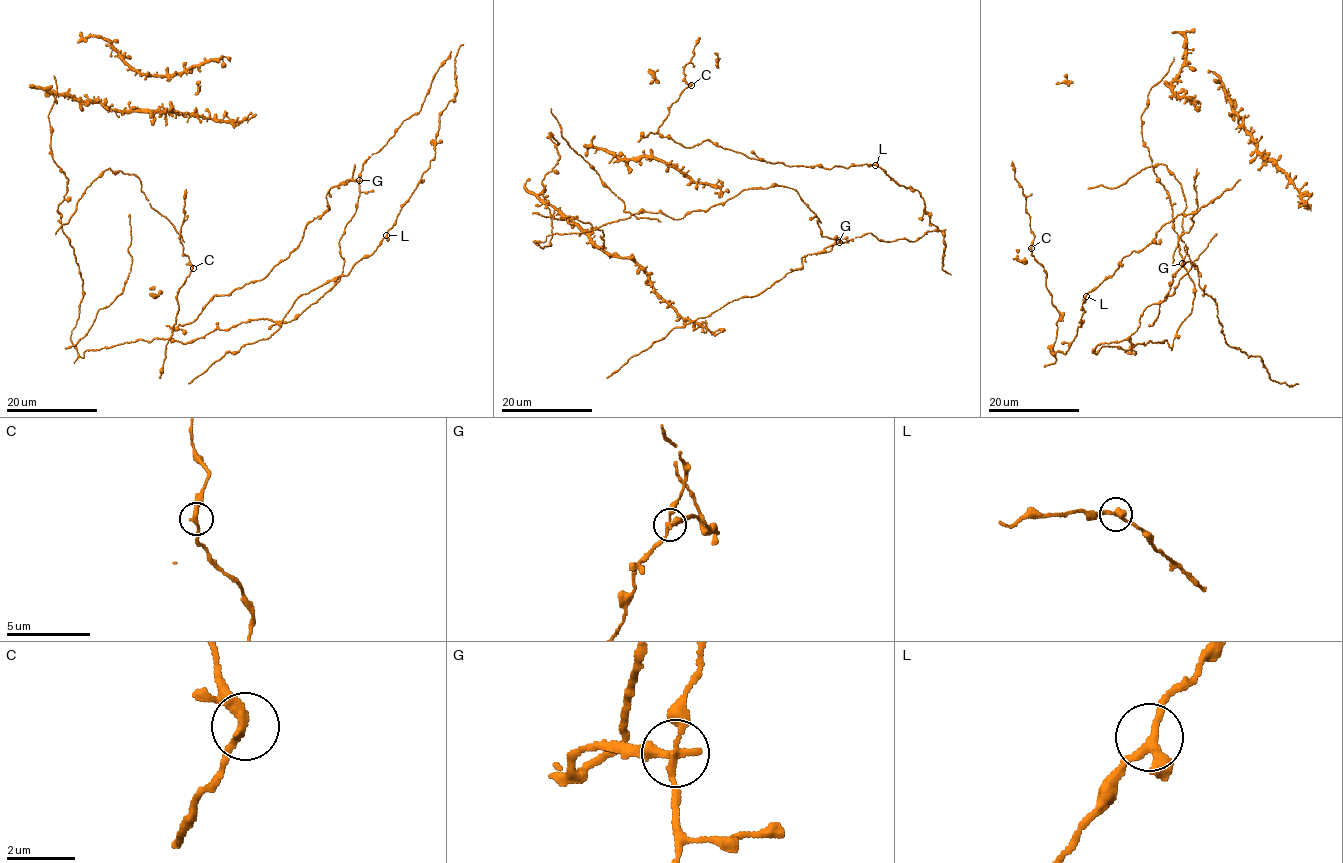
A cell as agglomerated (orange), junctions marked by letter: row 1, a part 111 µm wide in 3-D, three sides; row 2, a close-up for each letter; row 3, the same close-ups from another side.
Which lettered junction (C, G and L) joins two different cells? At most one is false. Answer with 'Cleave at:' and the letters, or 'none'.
Cleave at: G

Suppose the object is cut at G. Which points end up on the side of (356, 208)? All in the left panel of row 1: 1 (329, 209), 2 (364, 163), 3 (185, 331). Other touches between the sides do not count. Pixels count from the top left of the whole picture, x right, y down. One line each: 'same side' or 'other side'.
1: other side
2: same side
3: same side

